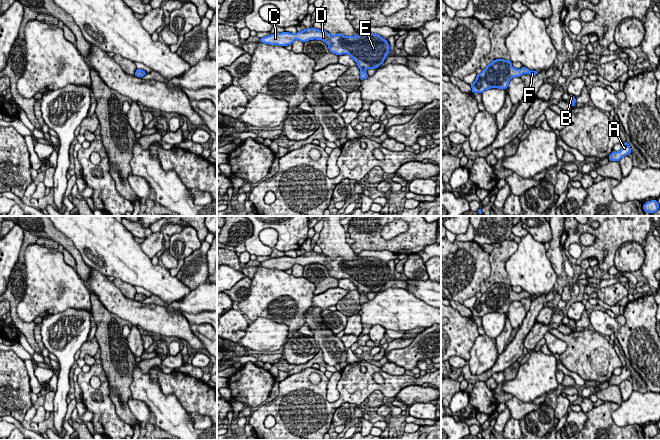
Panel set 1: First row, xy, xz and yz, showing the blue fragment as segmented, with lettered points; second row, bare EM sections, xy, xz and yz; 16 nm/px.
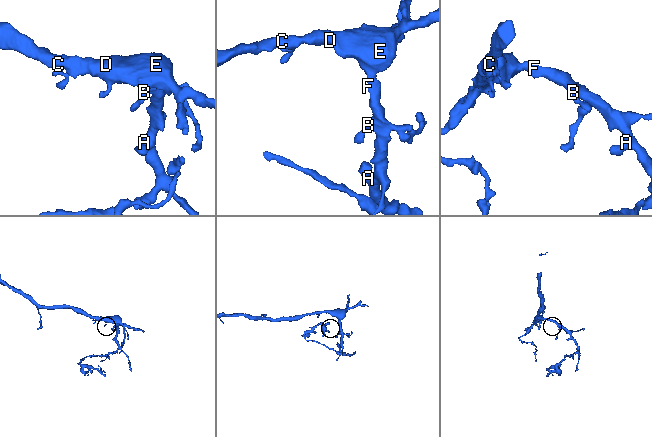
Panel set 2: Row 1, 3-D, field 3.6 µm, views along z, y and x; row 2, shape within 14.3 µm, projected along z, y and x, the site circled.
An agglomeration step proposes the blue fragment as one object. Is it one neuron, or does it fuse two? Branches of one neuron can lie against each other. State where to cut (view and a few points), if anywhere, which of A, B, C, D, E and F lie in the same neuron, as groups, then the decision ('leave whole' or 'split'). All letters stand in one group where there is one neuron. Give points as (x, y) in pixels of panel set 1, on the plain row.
no cut; A B C D E F; leave whole

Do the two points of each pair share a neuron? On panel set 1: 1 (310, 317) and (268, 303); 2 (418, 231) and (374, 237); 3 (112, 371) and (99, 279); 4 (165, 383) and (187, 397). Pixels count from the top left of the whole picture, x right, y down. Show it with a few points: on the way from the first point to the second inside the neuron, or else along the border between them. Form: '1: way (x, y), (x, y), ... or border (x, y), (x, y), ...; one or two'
1: border (311, 305), (305, 313), (304, 324); two
2: way (407, 242), (402, 244), (385, 244); one
3: border (90, 291), (110, 312), (122, 319); two
4: way (170, 383), (173, 383), (182, 392); one

